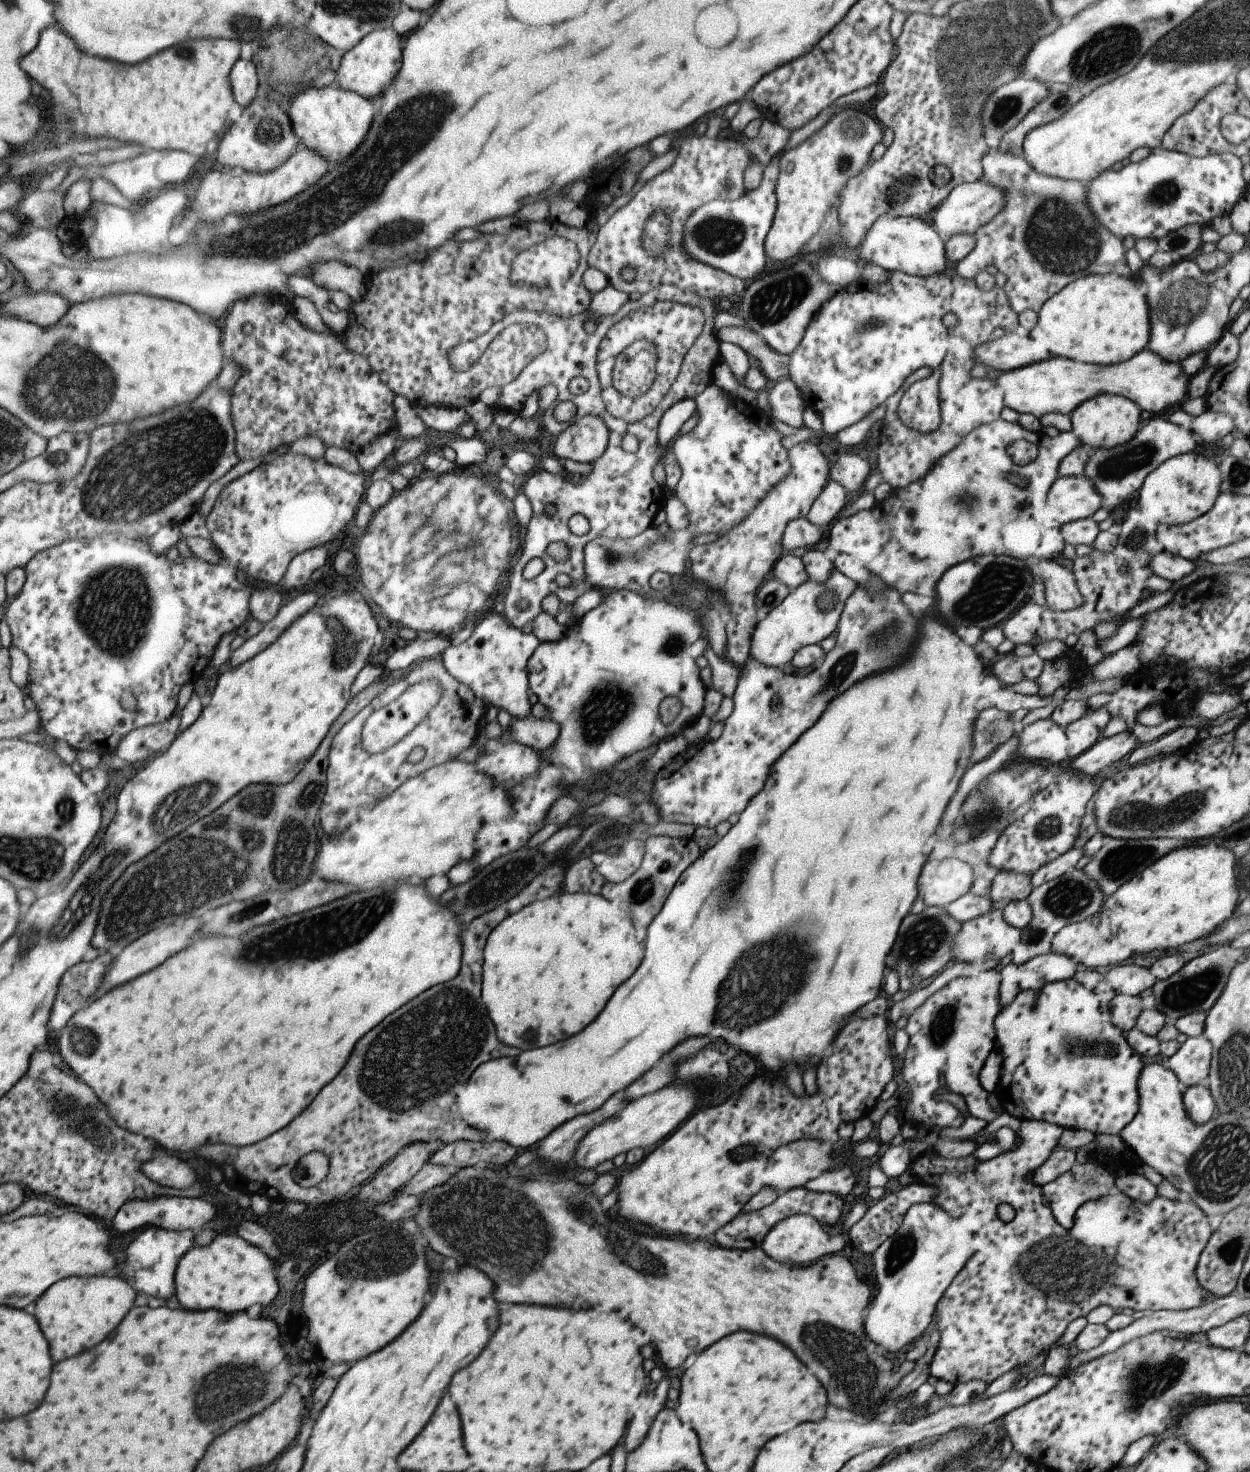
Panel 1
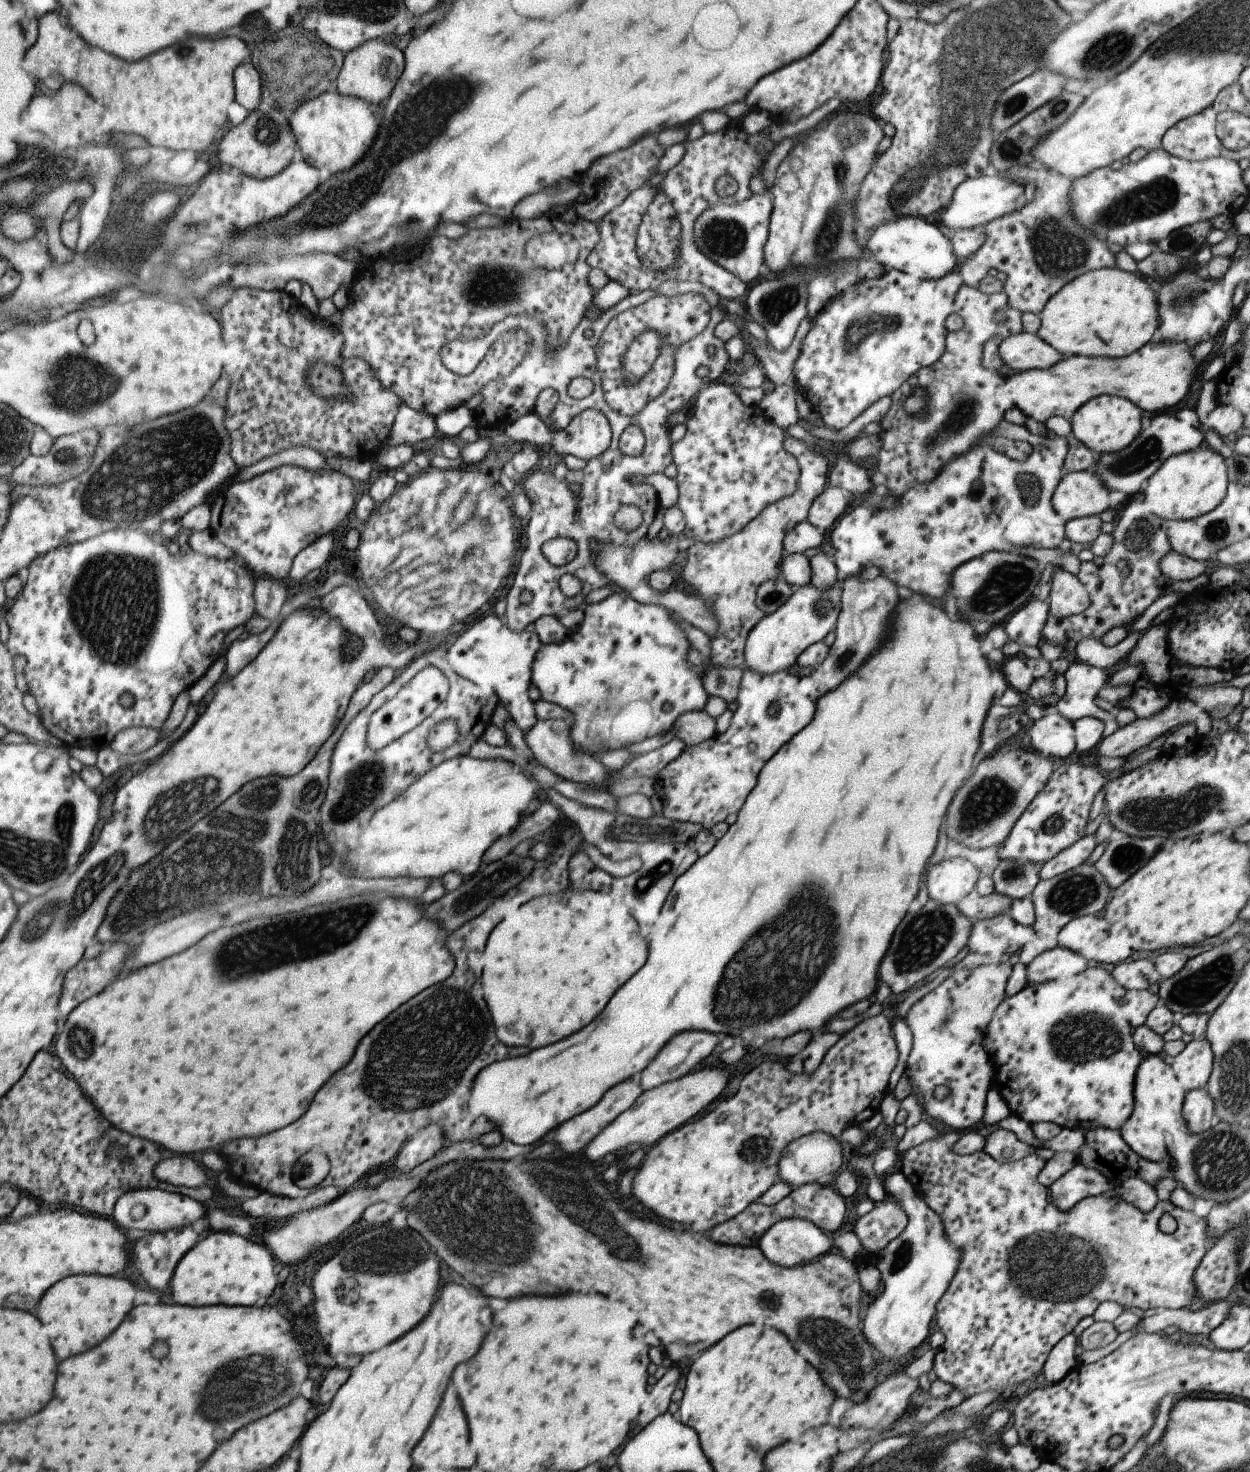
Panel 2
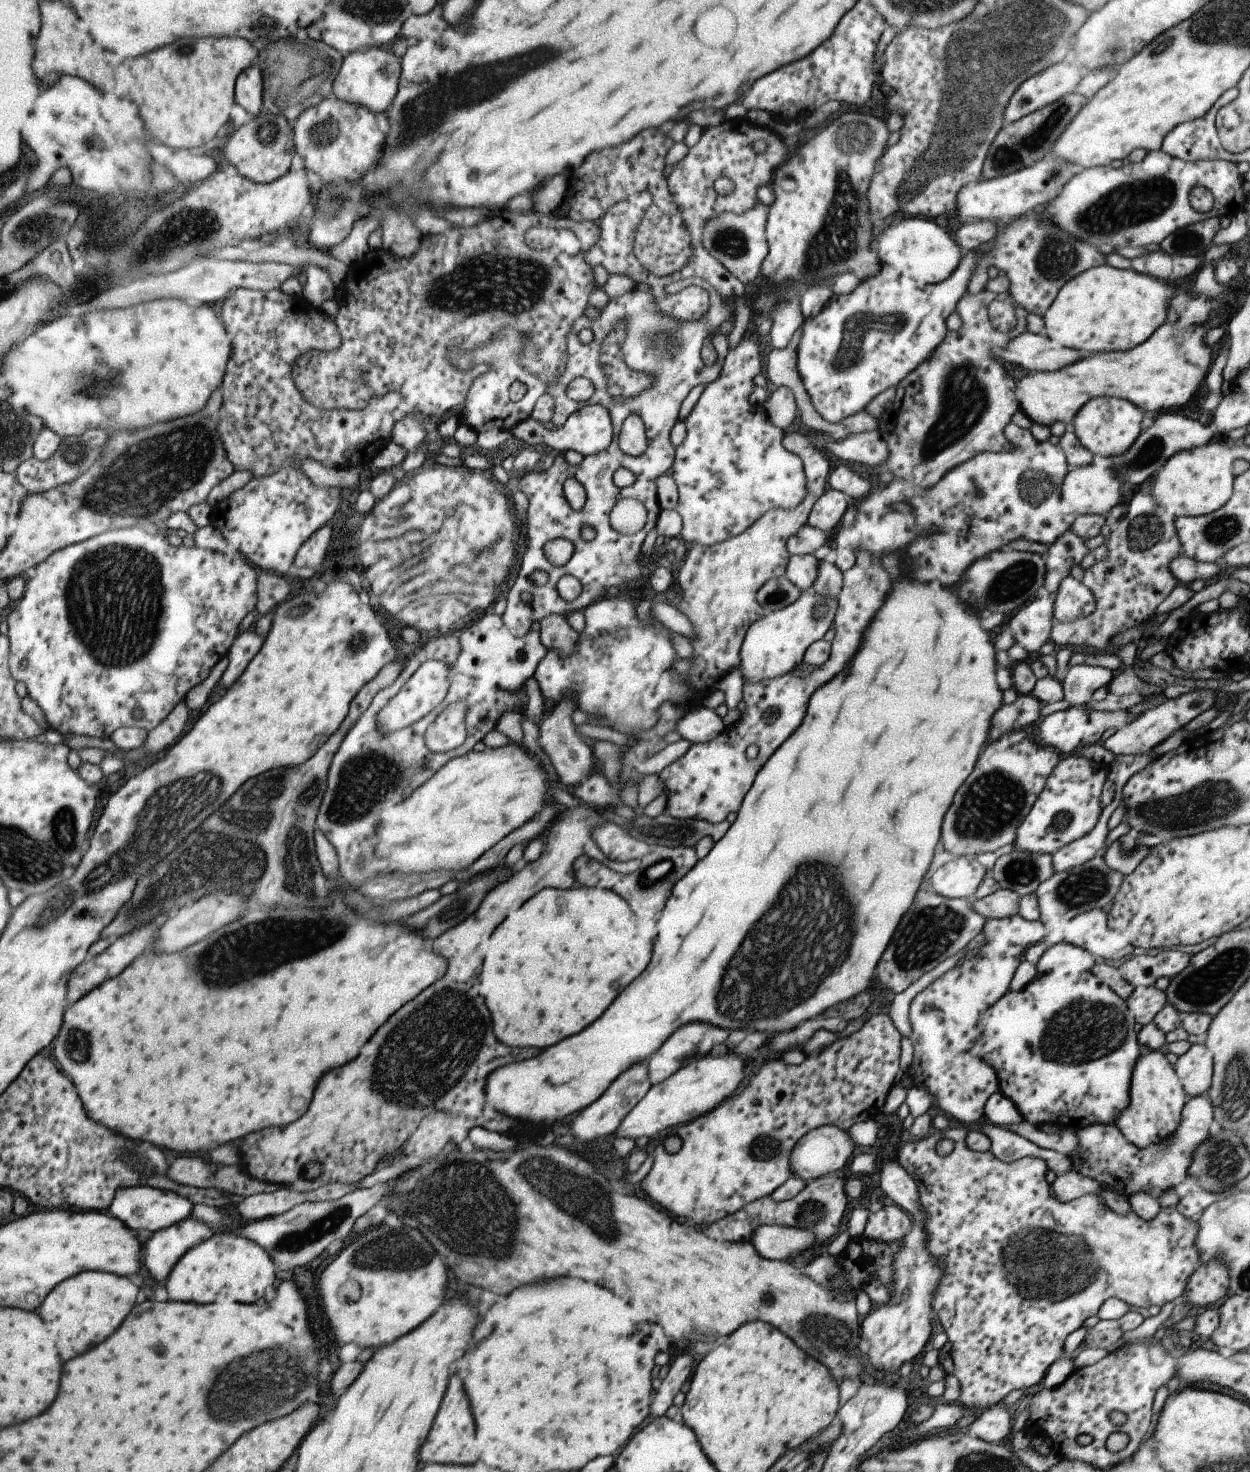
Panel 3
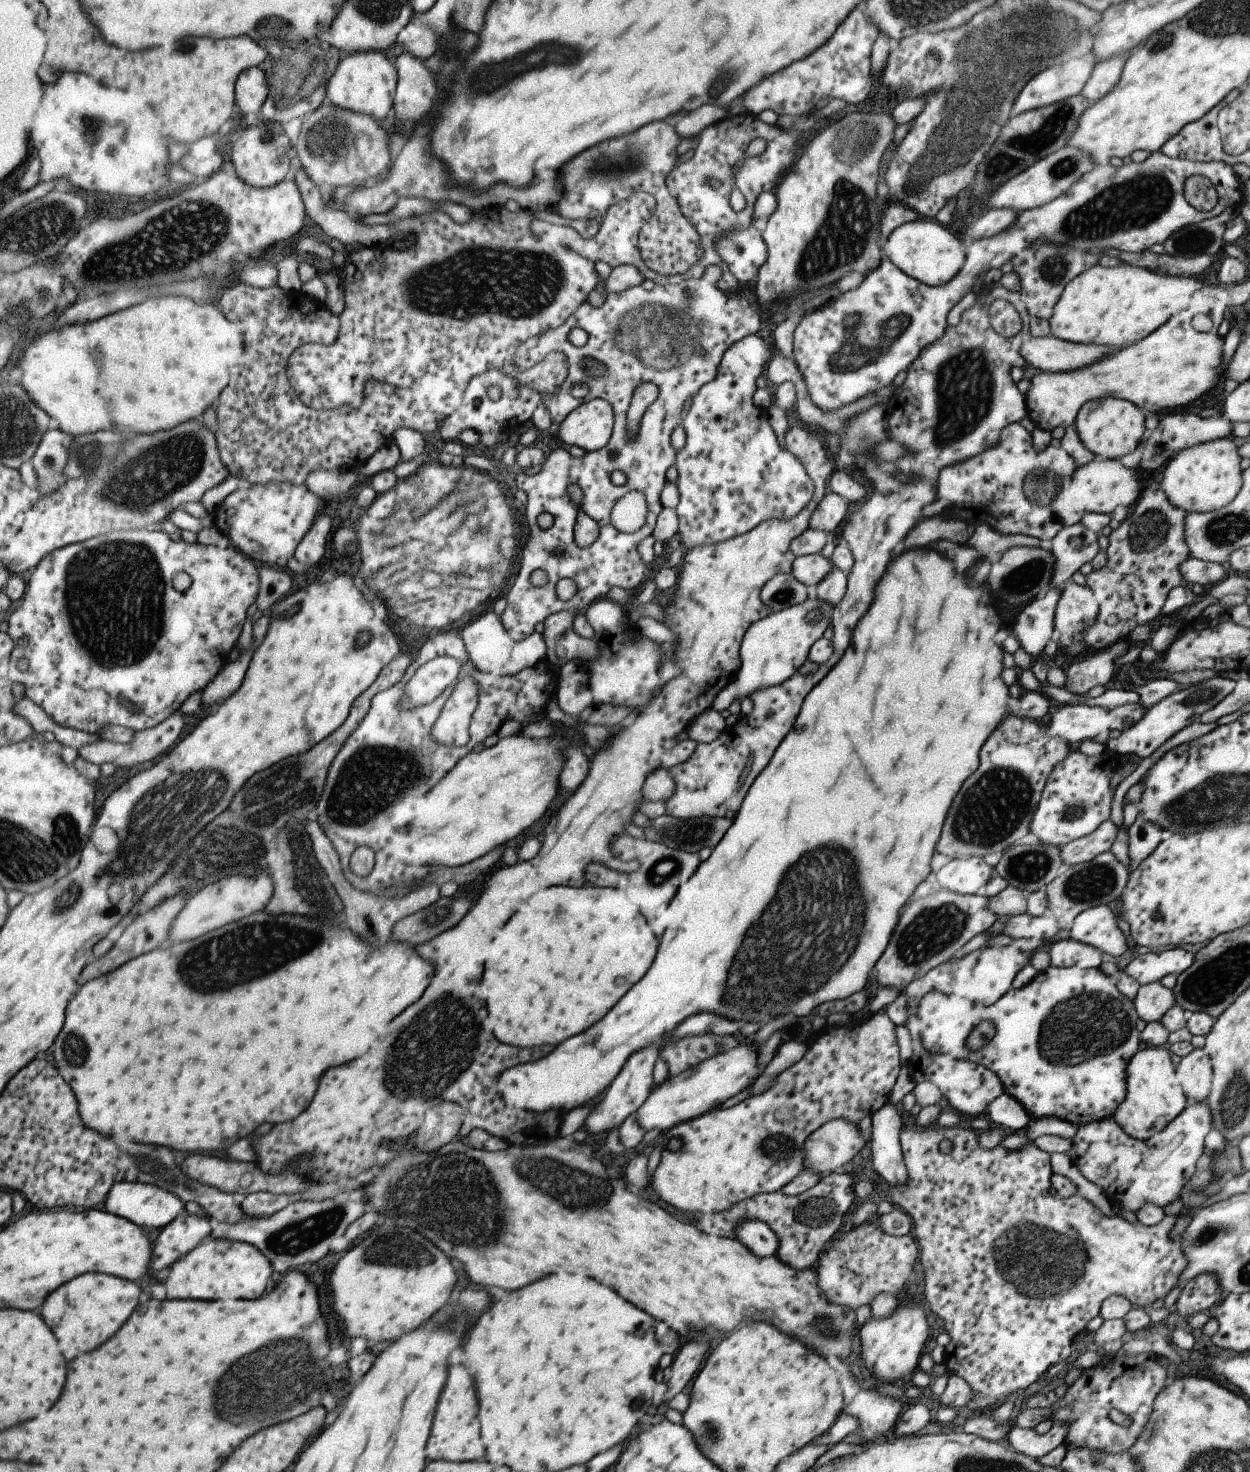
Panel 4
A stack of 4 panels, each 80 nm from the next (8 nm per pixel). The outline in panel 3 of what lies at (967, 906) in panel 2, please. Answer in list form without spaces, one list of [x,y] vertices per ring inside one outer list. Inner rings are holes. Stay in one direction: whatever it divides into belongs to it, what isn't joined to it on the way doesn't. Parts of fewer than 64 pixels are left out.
[[[997,889],[990,895],[976,899],[973,895],[966,898],[972,909],[986,919],[1002,919],[1018,914],[1020,896],[1009,889]]]

